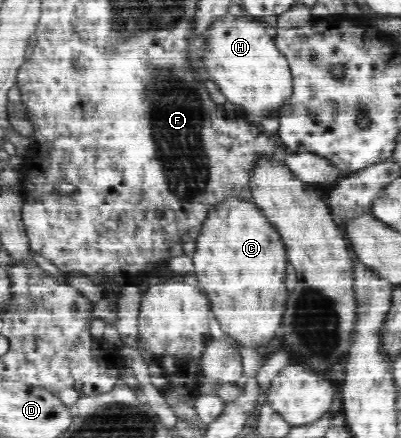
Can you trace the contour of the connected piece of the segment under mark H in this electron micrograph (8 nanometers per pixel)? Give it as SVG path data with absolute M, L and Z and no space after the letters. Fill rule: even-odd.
M227 16L214 22L210 32L207 66L211 80L221 84L227 101L241 106L245 120L259 124L263 119L277 117L292 99L295 79L289 60L267 34L267 24L249 16Z

